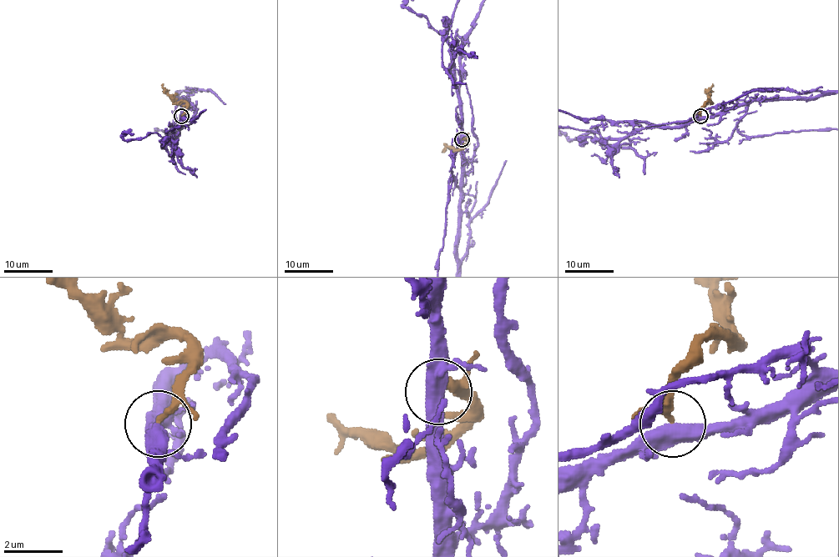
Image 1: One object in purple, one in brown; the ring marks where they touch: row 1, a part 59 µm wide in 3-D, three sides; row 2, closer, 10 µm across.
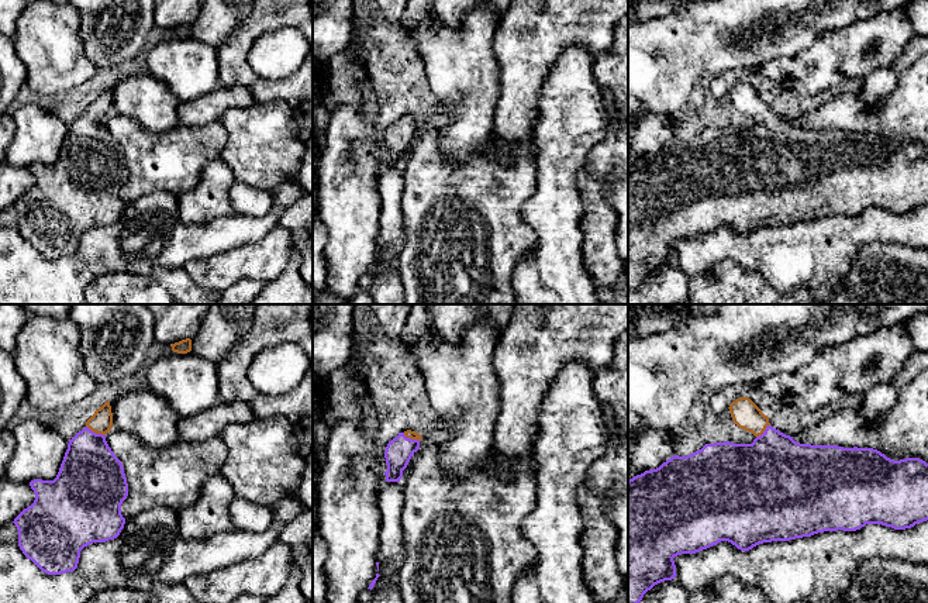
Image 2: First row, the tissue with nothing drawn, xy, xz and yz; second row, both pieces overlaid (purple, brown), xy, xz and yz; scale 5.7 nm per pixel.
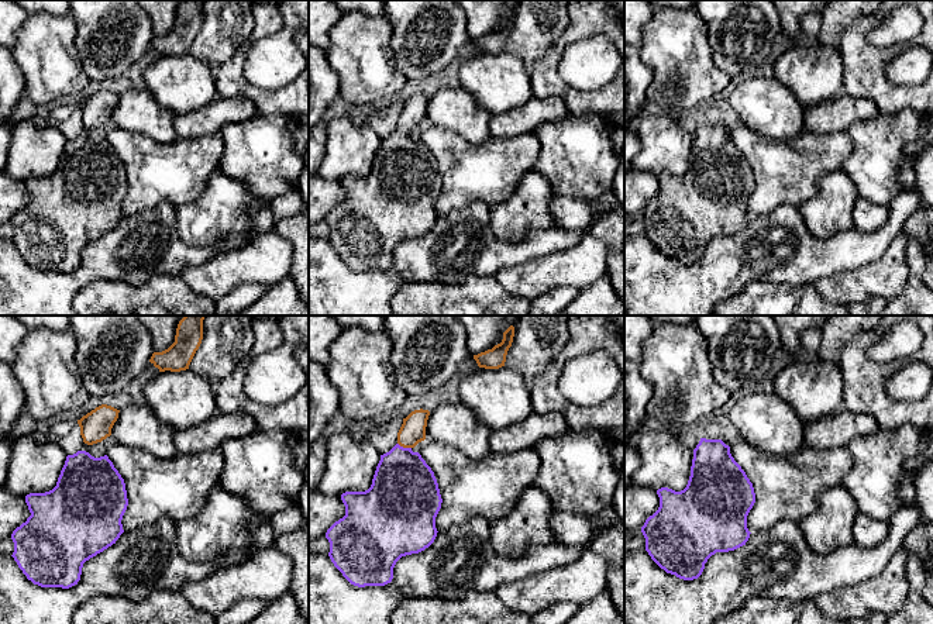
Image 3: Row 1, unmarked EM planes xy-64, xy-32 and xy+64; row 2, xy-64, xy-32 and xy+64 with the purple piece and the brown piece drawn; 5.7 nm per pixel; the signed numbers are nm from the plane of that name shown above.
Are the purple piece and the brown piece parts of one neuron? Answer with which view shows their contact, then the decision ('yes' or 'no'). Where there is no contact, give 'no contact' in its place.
meets purple in xy; yes

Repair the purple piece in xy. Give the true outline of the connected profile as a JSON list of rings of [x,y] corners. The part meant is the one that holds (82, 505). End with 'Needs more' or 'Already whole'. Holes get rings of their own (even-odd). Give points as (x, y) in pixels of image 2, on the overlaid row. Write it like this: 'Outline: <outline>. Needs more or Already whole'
Outline: [[[106,402],[86,421],[86,427],[69,440],[56,478],[30,482],[35,500],[13,523],[18,530],[23,554],[48,575],[73,572],[84,547],[114,540],[124,528],[121,504],[128,496],[128,483],[121,461],[106,441],[111,428],[111,406]]]. Needs more

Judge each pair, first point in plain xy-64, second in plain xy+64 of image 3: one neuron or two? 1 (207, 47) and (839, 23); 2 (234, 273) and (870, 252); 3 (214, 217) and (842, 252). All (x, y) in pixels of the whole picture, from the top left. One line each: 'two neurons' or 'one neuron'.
1: one neuron
2: two neurons
3: two neurons

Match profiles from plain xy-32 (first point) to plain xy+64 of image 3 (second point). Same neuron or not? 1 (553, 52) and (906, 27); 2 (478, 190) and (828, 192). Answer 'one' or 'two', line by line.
1: two
2: two

